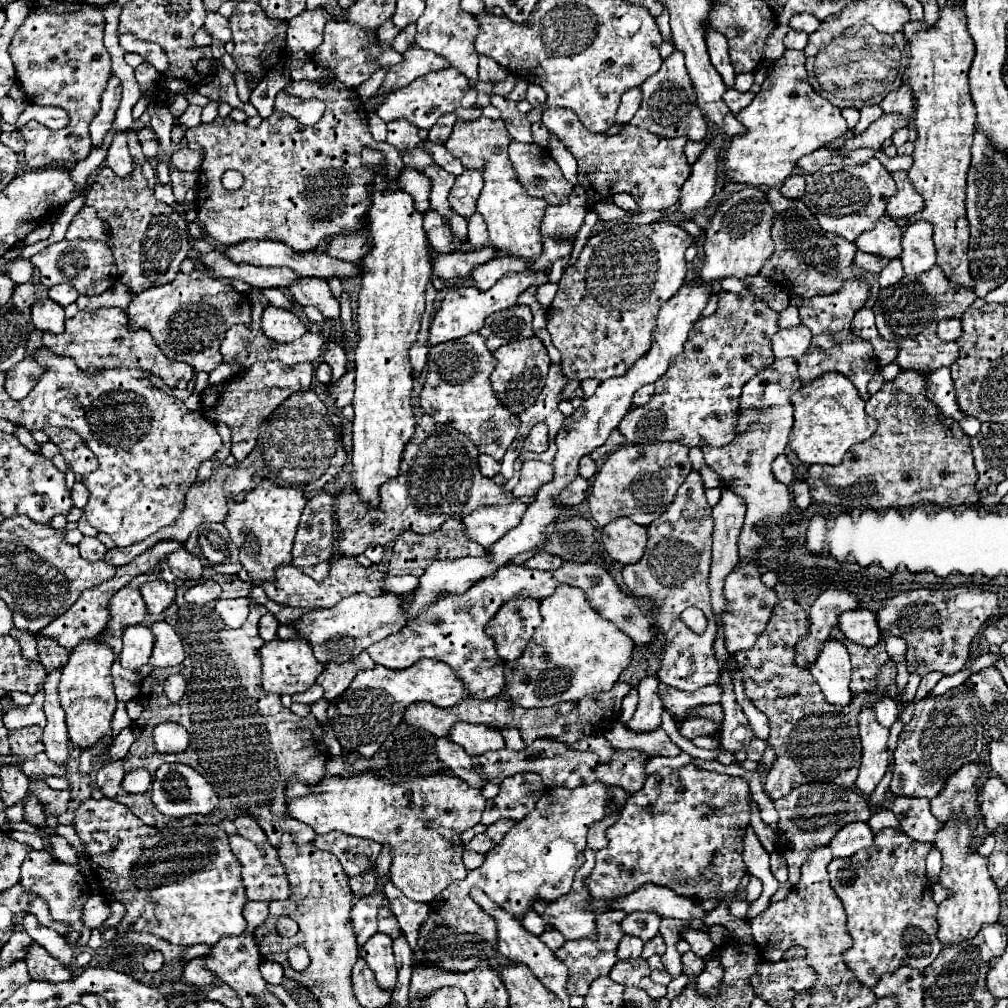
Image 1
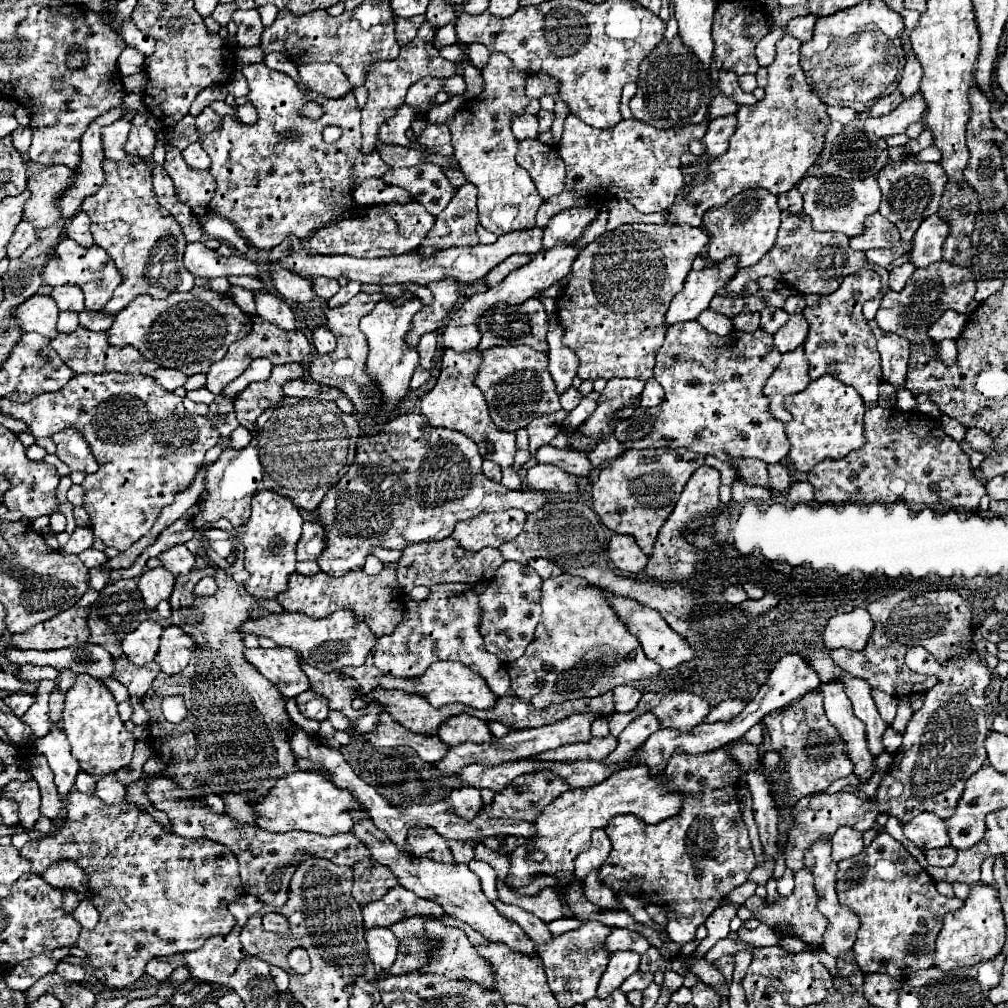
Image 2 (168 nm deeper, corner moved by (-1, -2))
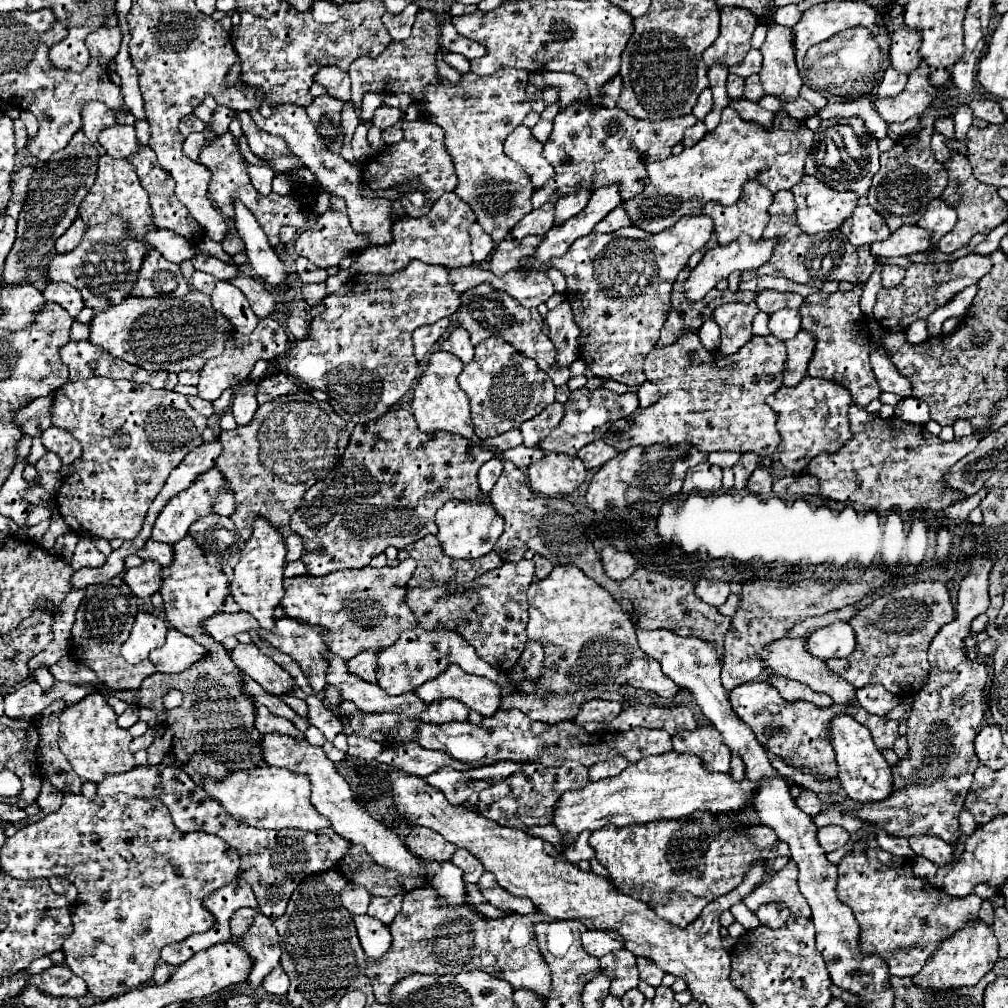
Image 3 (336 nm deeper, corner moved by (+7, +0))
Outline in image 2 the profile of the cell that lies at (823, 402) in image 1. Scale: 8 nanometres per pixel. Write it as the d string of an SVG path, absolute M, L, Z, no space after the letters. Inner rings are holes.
M823 375L811 381L805 391L789 395L785 399L785 407L793 415L793 423L785 427L787 439L791 443L789 459L799 471L809 471L825 459L841 459L849 451L855 451L865 445L865 403L853 387L841 383L831 375Z

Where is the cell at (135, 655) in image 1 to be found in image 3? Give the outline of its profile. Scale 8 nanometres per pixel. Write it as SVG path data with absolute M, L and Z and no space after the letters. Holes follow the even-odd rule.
M139 611L133 623L133 631L129 635L129 639L125 641L125 645L121 647L123 657L129 663L139 663L145 657L149 657L149 653L157 647L161 647L165 643L165 635L167 635L167 625L161 617L155 617L147 611Z

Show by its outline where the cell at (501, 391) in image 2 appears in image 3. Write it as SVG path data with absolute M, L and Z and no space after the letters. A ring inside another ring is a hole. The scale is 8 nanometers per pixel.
M489 337L475 347L475 357L463 367L459 385L469 397L473 431L479 439L497 437L513 427L519 427L555 401L555 385L549 375L541 371L533 359L527 359L507 341L495 337Z

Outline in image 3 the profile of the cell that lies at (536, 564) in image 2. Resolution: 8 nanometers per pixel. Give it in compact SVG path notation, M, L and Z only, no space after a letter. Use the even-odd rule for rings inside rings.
M527 551L525 559L533 559L535 561L535 575L537 575L537 579L545 579L551 573L551 569L553 569L553 563L549 559L537 555L535 551Z

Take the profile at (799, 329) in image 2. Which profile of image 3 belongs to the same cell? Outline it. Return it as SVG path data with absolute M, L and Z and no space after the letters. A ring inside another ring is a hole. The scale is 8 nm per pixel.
M781 309L769 315L769 329L779 341L793 339L801 329L801 315L799 309Z

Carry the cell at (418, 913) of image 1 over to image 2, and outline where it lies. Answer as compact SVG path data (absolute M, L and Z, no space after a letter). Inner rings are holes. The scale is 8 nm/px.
M431 917L423 919L423 927L425 927L425 933L429 935L429 939L433 939L433 943L437 943L437 947L433 947L433 955L429 955L427 967L419 969L421 973L425 973L425 975L447 975L447 977L469 979L471 983L477 983L477 985L485 987L487 991L495 989L493 967L489 967L487 959L481 959L481 955L477 955L477 949L469 943L467 935L461 929L449 927L441 919L431 919Z

